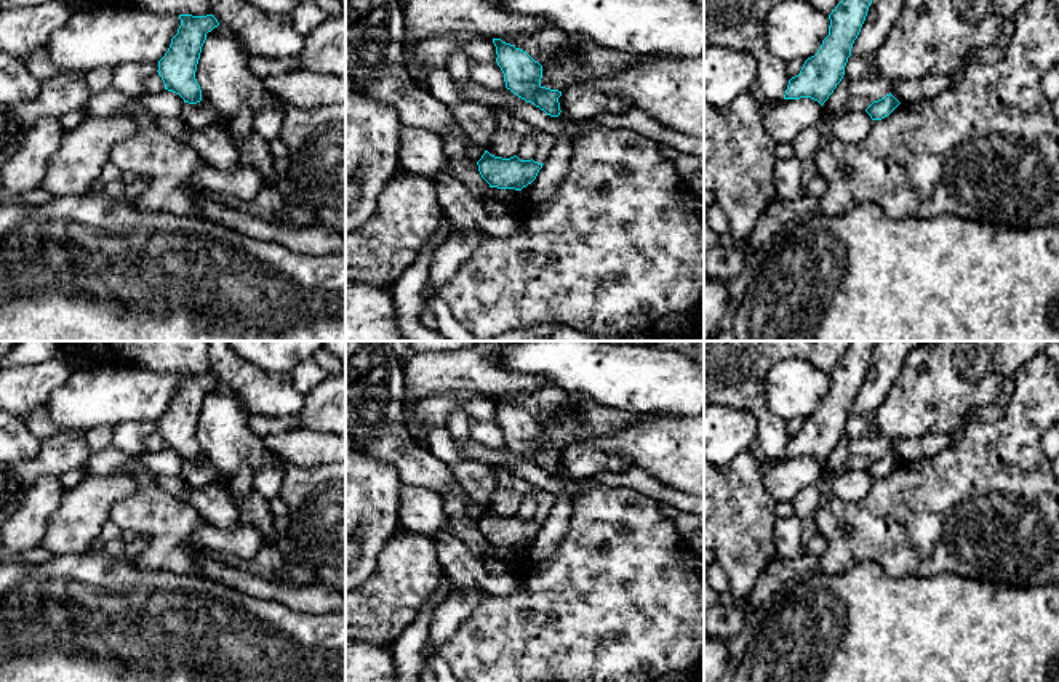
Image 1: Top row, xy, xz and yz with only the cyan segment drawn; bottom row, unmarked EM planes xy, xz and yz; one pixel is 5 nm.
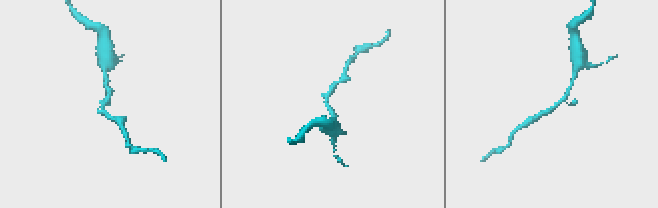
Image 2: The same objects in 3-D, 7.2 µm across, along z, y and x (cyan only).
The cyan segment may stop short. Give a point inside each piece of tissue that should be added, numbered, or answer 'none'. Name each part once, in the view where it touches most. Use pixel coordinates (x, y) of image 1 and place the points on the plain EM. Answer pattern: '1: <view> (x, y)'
none

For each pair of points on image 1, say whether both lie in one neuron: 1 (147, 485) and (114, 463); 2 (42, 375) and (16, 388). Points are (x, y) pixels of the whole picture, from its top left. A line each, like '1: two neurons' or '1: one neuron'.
1: one neuron
2: one neuron

